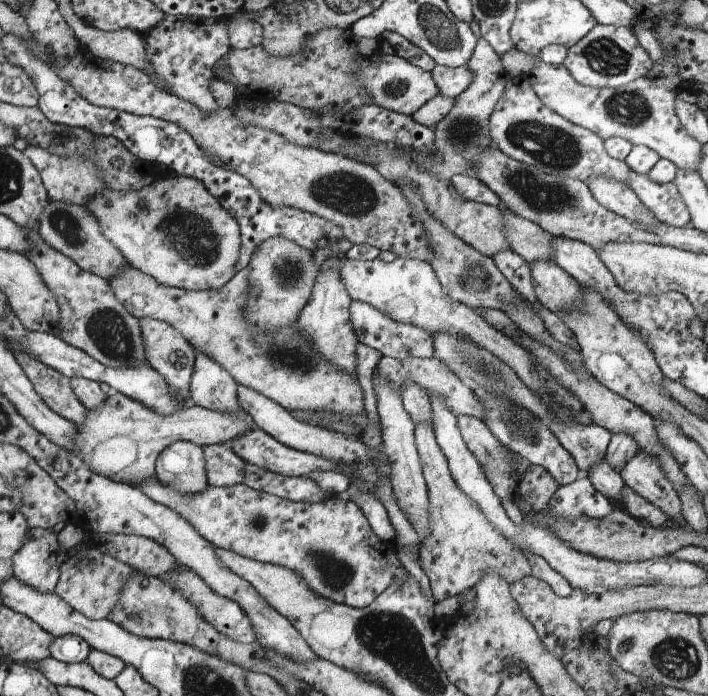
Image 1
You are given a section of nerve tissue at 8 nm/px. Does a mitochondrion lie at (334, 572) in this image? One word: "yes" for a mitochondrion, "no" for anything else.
yes

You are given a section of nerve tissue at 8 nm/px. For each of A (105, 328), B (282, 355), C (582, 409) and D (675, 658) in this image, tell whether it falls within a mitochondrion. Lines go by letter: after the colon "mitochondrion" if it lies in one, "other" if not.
A: mitochondrion
B: mitochondrion
C: other
D: mitochondrion

